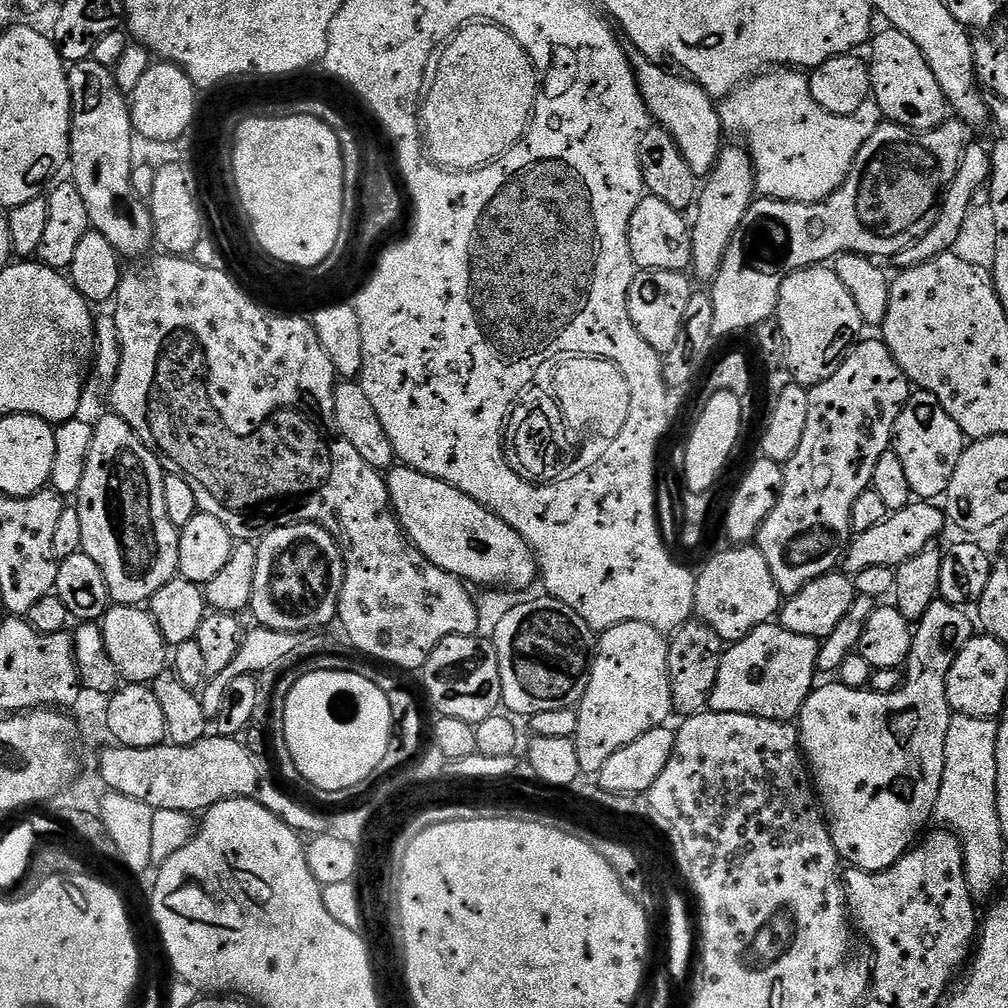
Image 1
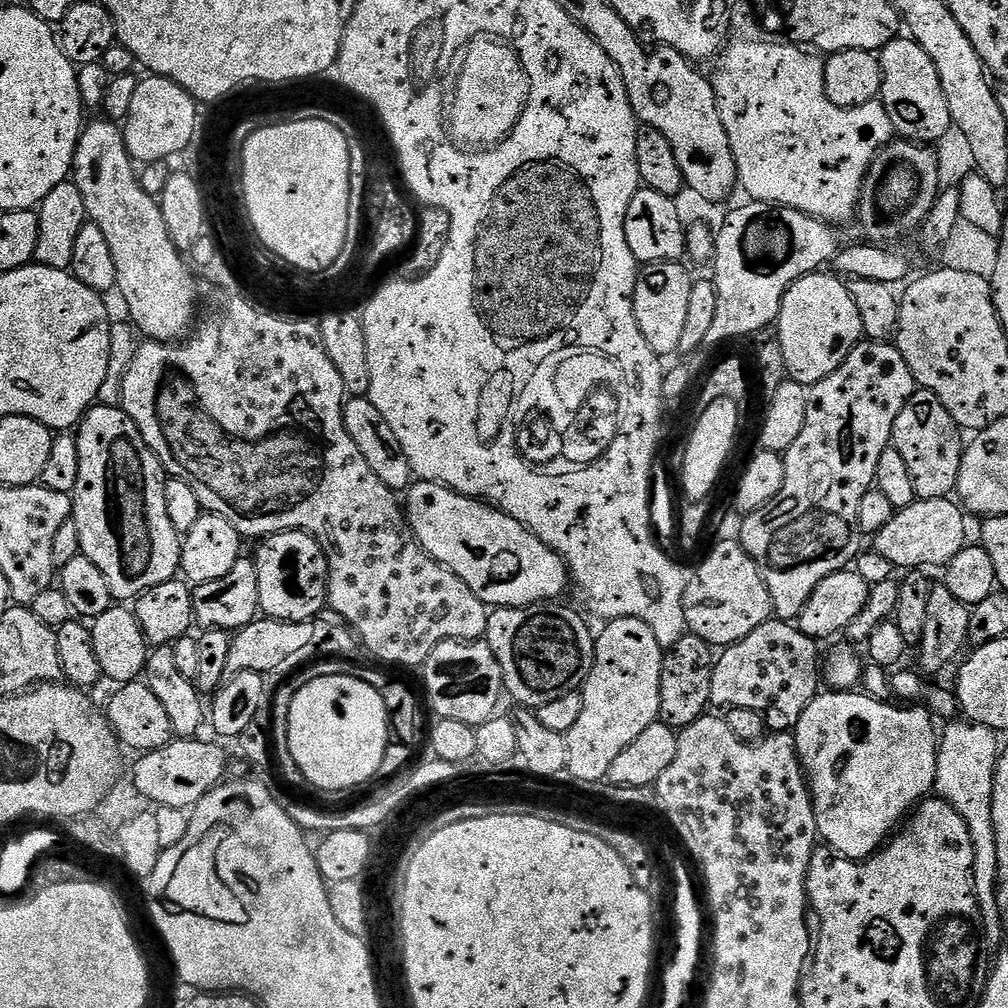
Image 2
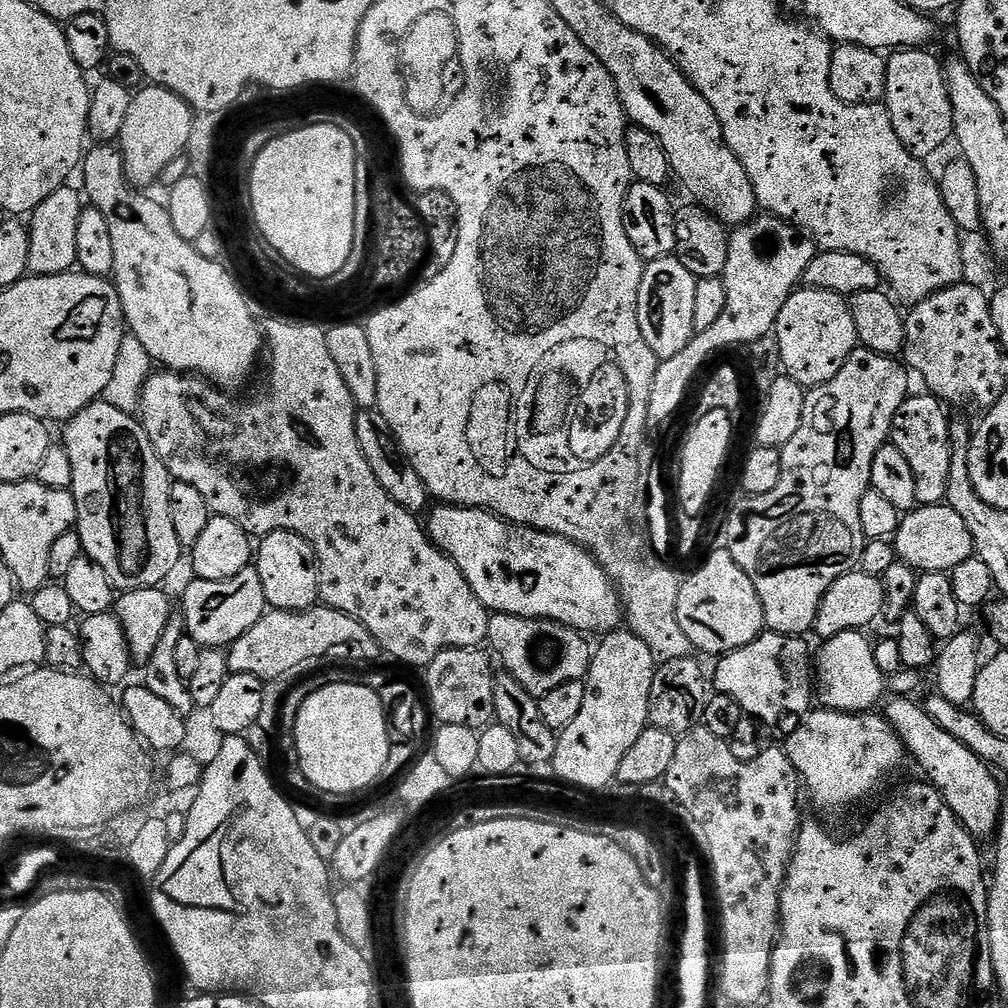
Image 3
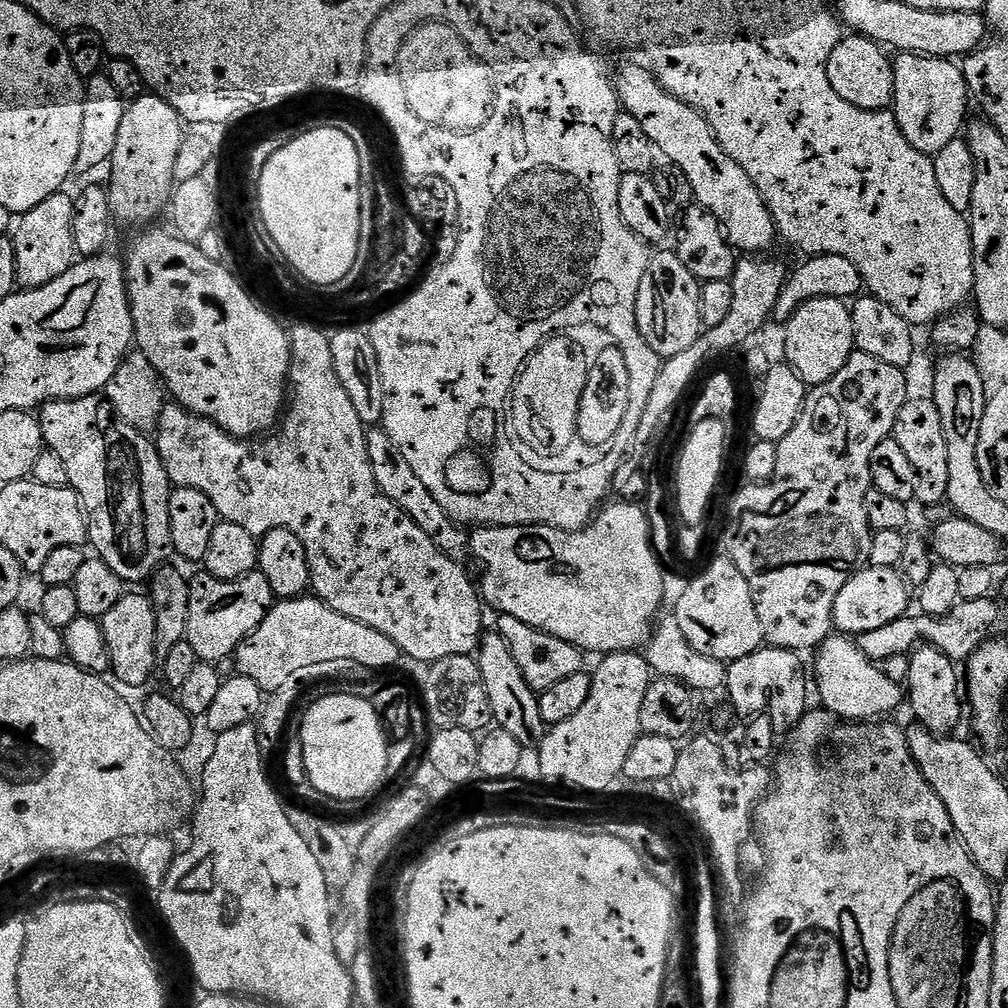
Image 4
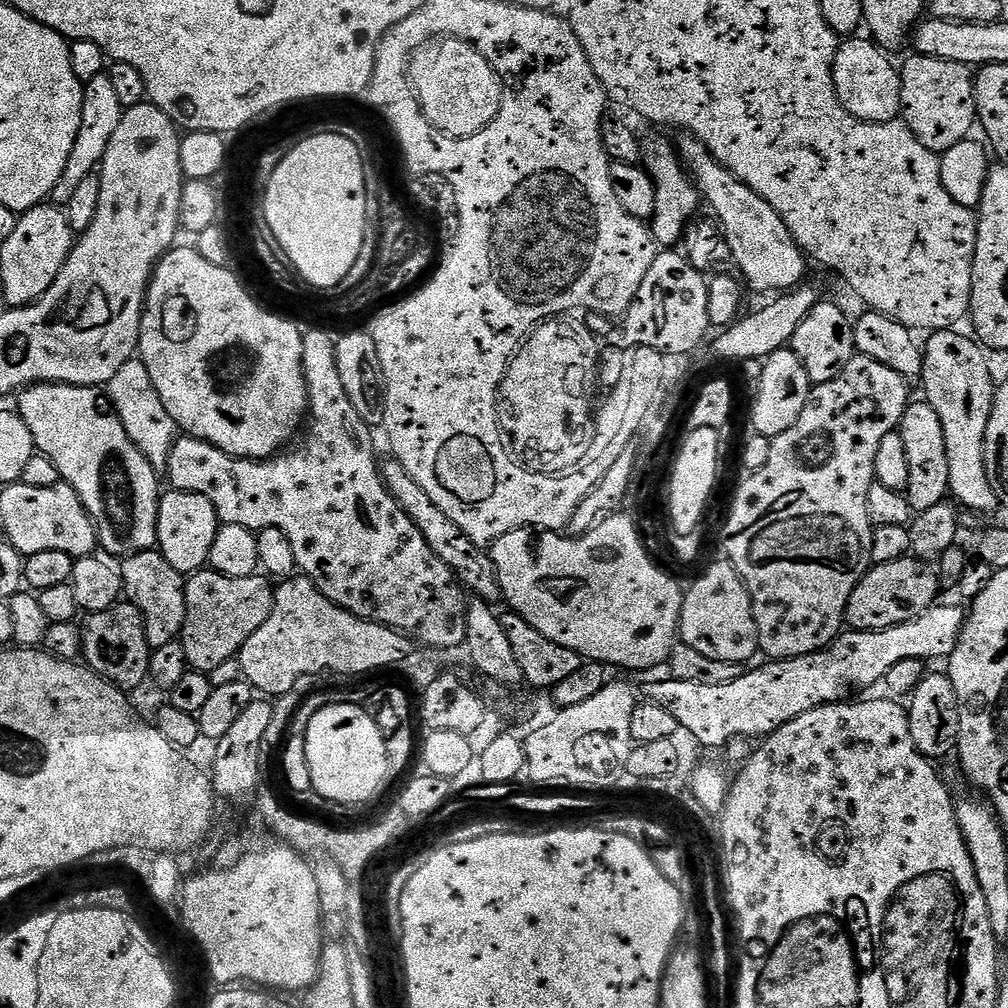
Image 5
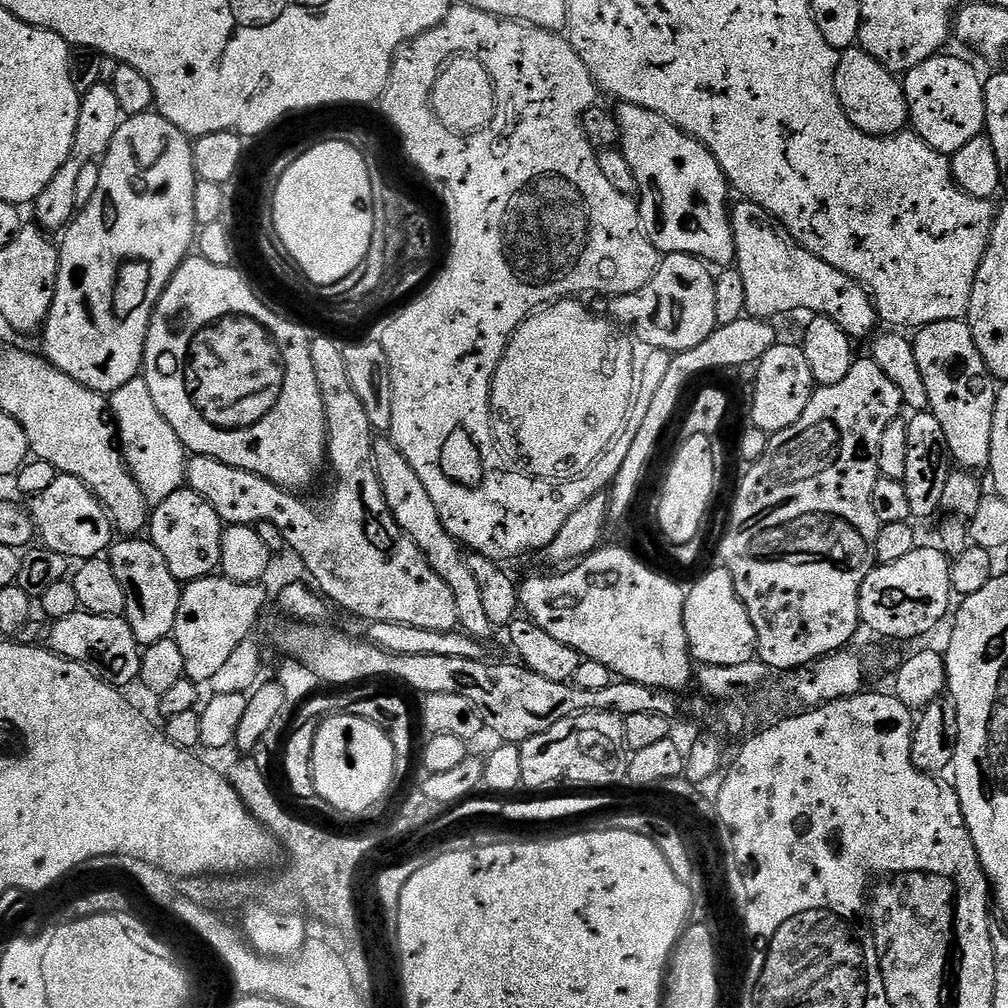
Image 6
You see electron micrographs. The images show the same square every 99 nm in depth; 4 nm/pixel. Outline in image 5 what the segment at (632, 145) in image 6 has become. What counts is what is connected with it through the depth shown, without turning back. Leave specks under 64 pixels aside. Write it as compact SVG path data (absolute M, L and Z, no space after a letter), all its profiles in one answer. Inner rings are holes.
M652 140L643 145L642 164L648 169L650 178L656 187L654 194L654 214L650 221L652 236L657 245L676 246L681 243L685 229L695 217L695 212L702 208L700 189L694 183L691 175L682 167L682 161L677 149L668 140Z

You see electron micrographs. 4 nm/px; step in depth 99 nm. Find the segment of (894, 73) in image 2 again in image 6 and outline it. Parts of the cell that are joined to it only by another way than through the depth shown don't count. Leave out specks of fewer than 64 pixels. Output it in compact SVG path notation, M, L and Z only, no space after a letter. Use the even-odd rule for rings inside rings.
M937 54L926 62L914 66L903 77L904 93L908 103L911 127L916 135L934 150L946 157L966 146L971 139L985 131L986 102L984 80L960 56Z

